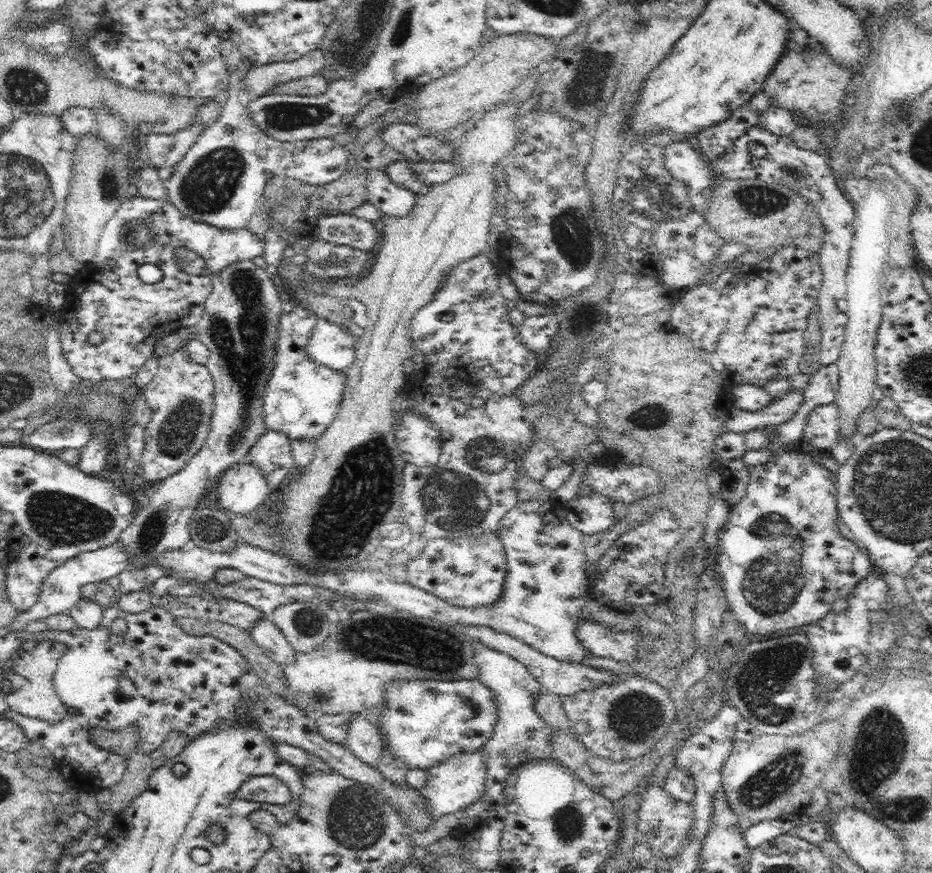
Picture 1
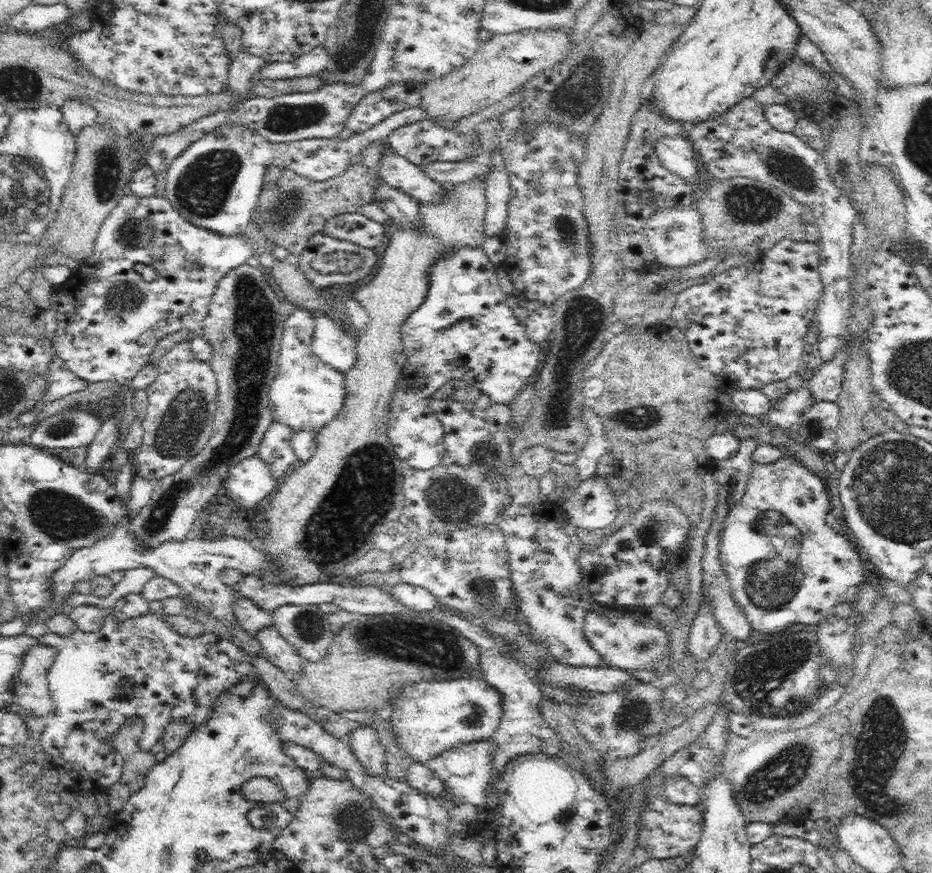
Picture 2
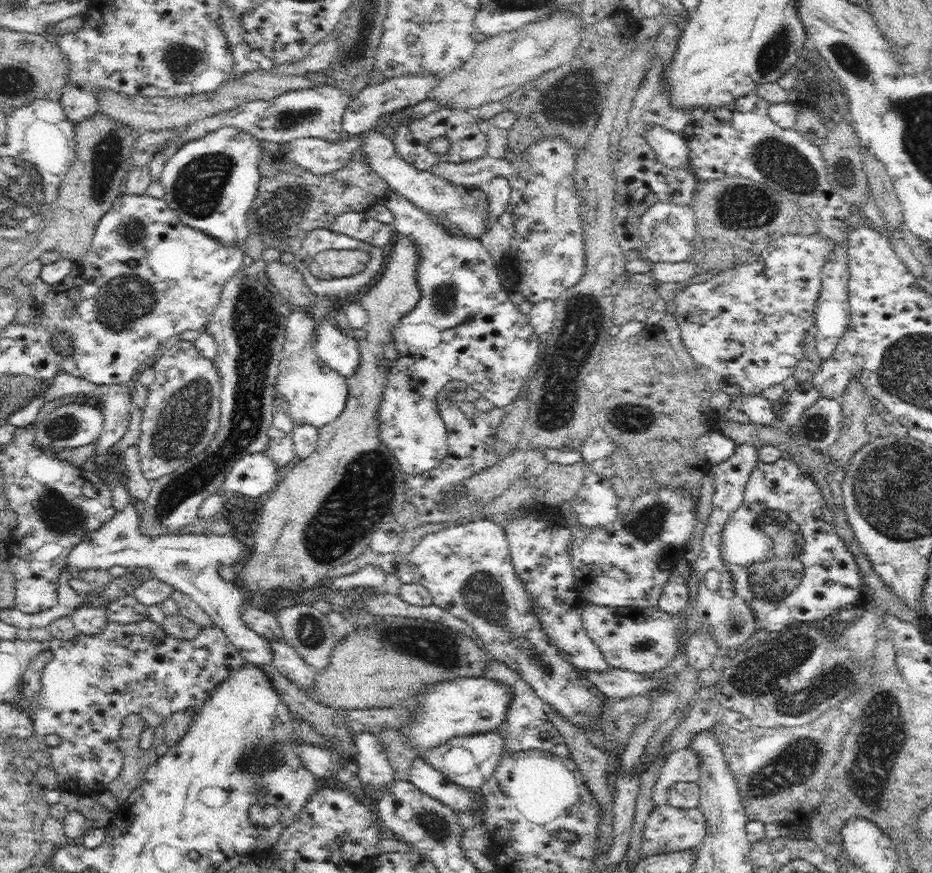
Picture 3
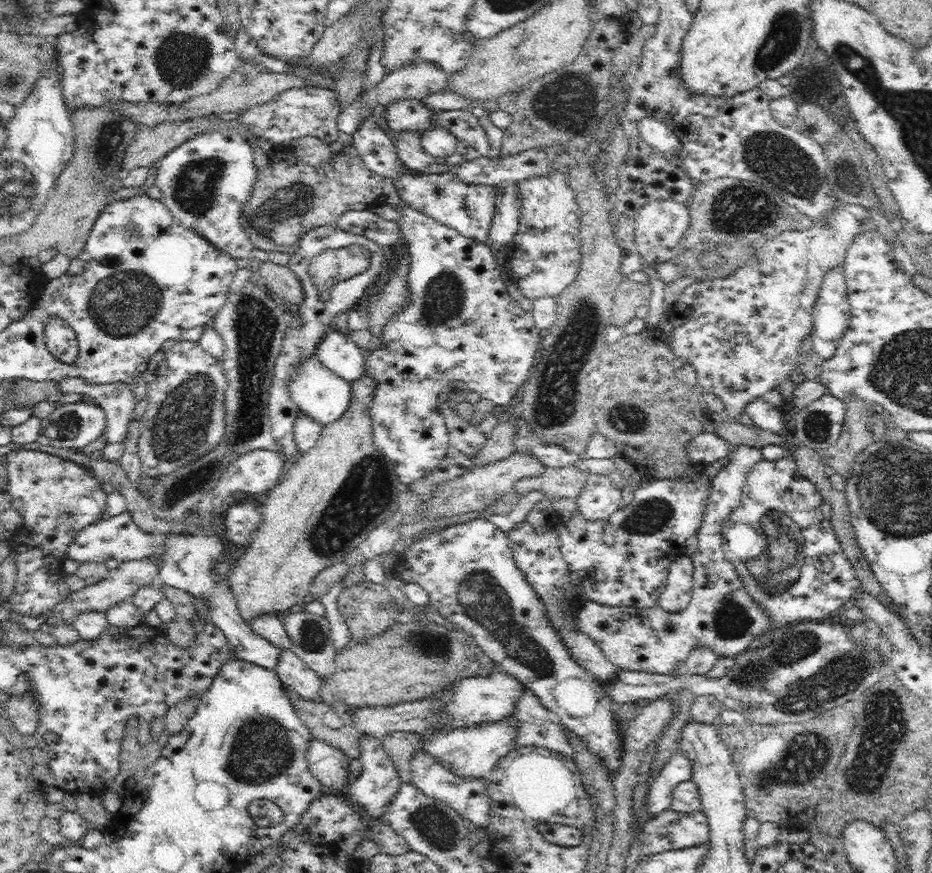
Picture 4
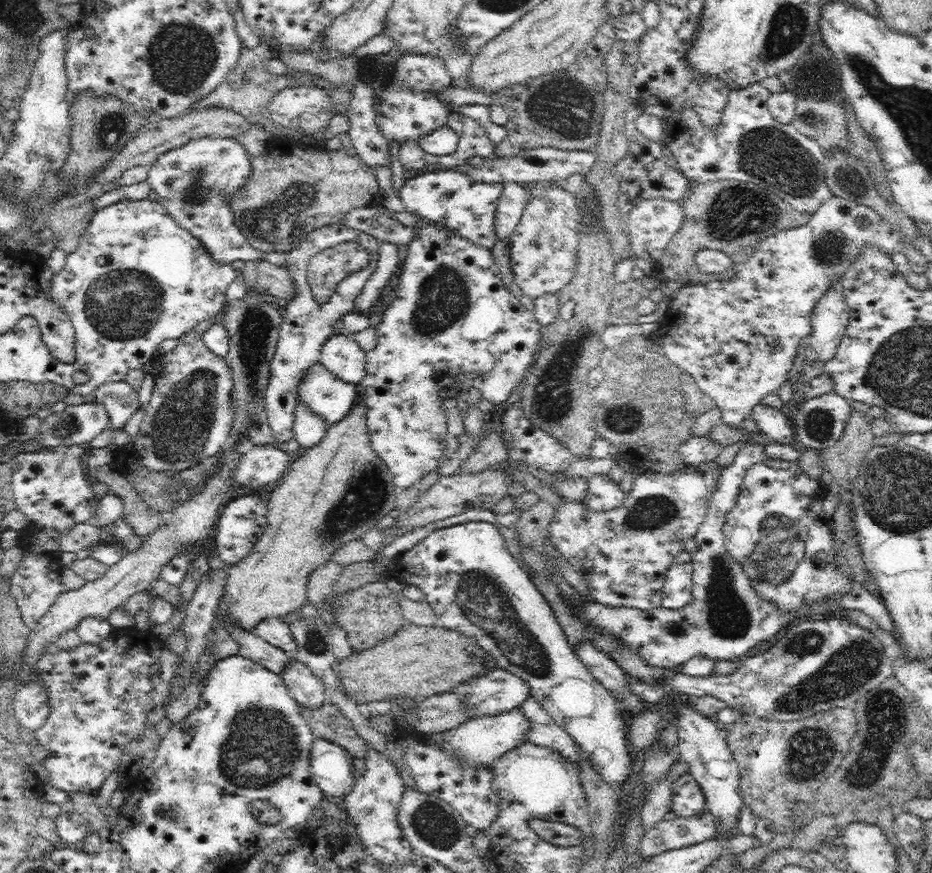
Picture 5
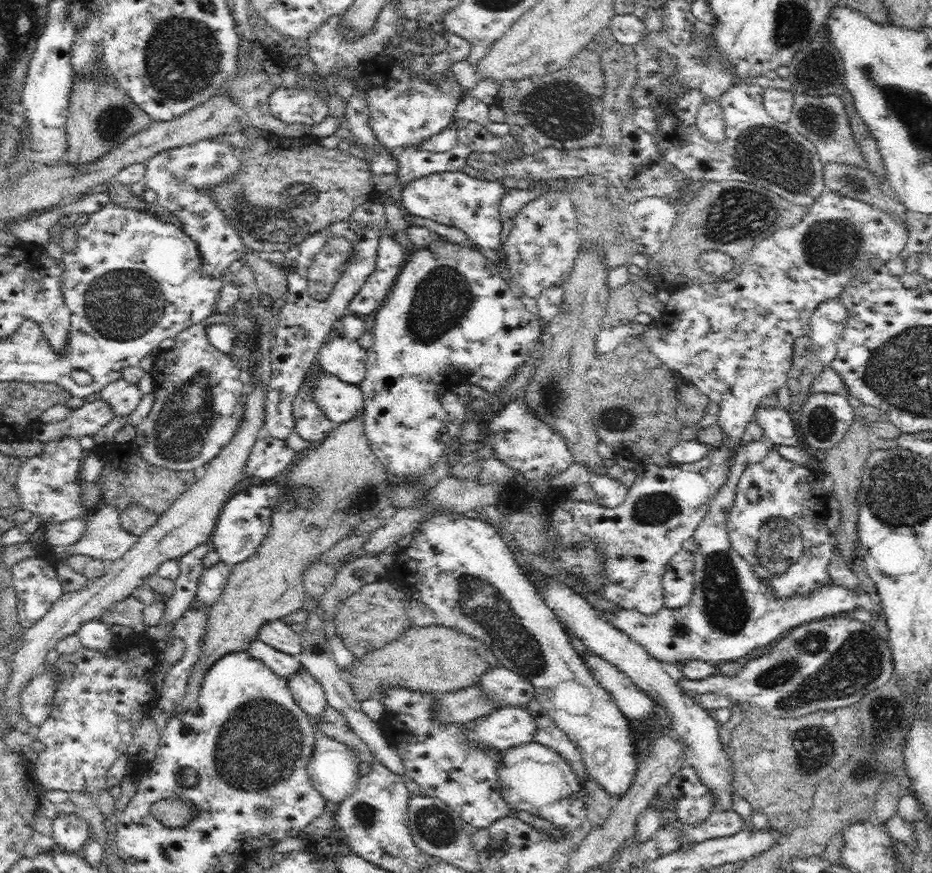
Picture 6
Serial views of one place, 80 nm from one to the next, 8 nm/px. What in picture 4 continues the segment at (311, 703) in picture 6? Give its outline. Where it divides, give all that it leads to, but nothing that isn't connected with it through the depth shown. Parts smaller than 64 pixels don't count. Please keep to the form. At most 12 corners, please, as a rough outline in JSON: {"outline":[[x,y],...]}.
{"outline":[[294,651],[274,670],[286,688],[320,700],[322,679]]}

